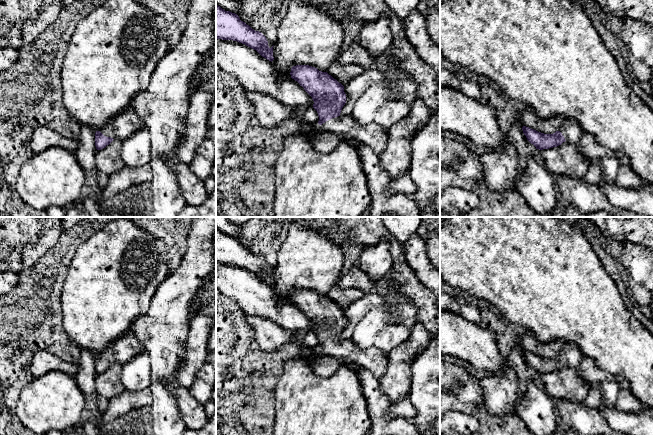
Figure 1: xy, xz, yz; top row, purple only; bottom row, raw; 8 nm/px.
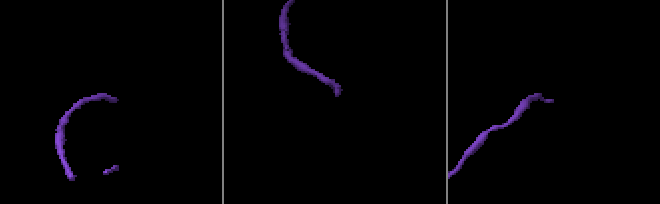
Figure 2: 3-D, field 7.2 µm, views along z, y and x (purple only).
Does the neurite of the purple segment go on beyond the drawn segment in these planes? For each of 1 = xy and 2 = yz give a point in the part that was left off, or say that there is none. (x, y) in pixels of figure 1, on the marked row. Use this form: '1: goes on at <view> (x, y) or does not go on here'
1: goes on at xy (123, 125)
2: goes on at yz (570, 129)

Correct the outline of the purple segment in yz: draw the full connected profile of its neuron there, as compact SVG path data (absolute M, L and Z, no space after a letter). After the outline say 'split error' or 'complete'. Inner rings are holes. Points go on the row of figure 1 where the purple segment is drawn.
M563 119L559 130L553 134L544 134L526 126L522 130L527 140L539 150L557 147L565 141L576 146L583 134L577 121L573 119Z; split error

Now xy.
M128 108L126 111L113 117L102 129L96 131L96 149L101 150L105 148L114 139L124 141L133 133L145 127L137 113Z; split error

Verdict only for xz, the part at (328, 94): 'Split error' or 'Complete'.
Split error

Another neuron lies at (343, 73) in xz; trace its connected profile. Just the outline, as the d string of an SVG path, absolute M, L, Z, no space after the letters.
M335 60L327 69L327 73L345 86L353 78L360 75L364 70L365 69L360 65L352 63L340 64Z

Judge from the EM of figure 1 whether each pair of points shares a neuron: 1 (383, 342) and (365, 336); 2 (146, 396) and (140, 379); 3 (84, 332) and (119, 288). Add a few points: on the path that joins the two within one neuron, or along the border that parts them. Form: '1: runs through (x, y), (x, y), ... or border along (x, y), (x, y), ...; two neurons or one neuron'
1: border along (389, 324), (377, 334), (373, 345); two neurons
2: border along (148, 387), (138, 391), (125, 390); two neurons
3: runs through (92, 321), (95, 312), (108, 299); one neuron

